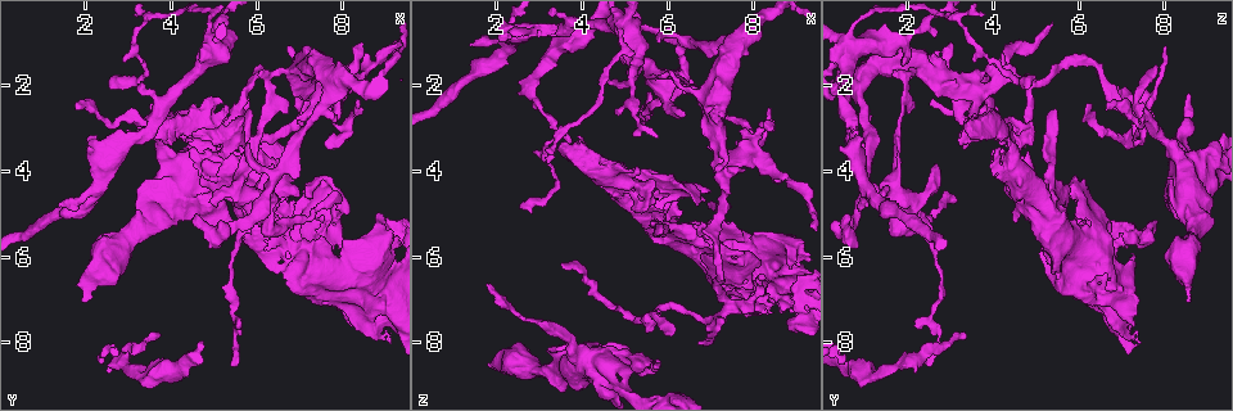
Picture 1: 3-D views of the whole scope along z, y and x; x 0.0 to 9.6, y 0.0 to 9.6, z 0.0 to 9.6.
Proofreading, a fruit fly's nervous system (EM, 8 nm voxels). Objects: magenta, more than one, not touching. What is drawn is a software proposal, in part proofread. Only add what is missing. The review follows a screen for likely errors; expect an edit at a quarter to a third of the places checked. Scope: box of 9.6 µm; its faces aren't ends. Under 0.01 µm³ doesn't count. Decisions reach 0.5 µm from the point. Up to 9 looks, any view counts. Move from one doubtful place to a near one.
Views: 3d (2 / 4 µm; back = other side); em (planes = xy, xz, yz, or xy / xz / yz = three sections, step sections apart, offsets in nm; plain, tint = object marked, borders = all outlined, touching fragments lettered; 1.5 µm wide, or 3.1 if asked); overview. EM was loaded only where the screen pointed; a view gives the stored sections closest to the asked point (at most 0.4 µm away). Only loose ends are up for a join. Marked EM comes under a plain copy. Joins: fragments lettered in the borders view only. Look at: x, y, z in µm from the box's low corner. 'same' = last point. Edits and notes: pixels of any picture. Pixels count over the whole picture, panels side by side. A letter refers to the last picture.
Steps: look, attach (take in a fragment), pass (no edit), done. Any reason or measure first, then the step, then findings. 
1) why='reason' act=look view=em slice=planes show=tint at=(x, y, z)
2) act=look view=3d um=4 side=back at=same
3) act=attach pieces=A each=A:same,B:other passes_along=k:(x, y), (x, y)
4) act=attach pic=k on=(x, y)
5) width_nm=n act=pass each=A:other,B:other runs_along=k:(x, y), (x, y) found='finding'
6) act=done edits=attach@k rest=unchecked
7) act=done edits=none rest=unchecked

why='tapers out' act=look view=em slice=planes show=tint at=(8.20, 1.40, 6.55)

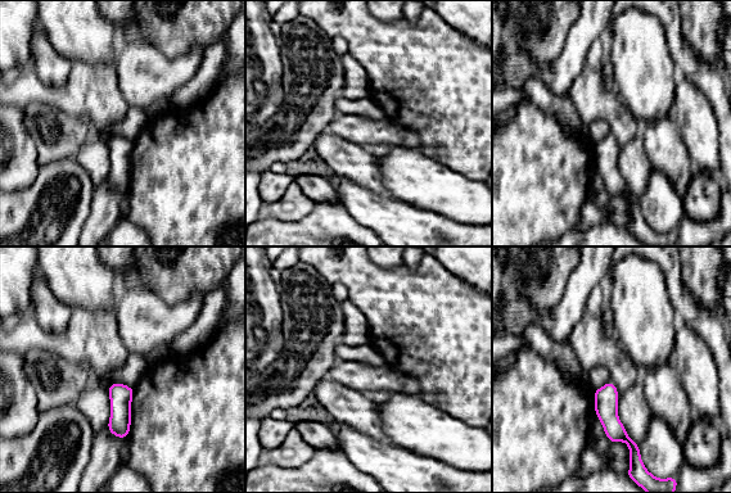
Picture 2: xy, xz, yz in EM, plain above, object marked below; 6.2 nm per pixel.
act=look view=em slice=planes show=borders at=same

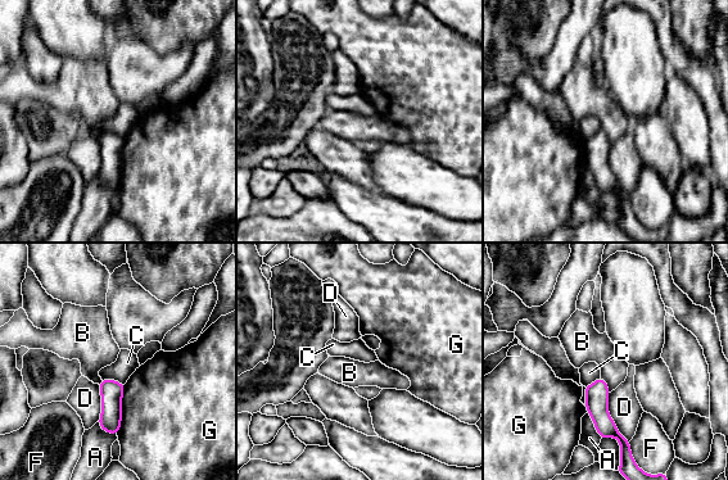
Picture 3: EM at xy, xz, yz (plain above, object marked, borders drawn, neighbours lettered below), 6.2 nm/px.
act=pass each=A:other,B:other,C:other,D:other,F:other,G:other border=3:(601, 375), (610, 392) found='none of them fits'

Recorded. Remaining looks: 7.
why='an open end' act=look view=em slice=planes show=borders at=(5.70, 2.25, 8.55)

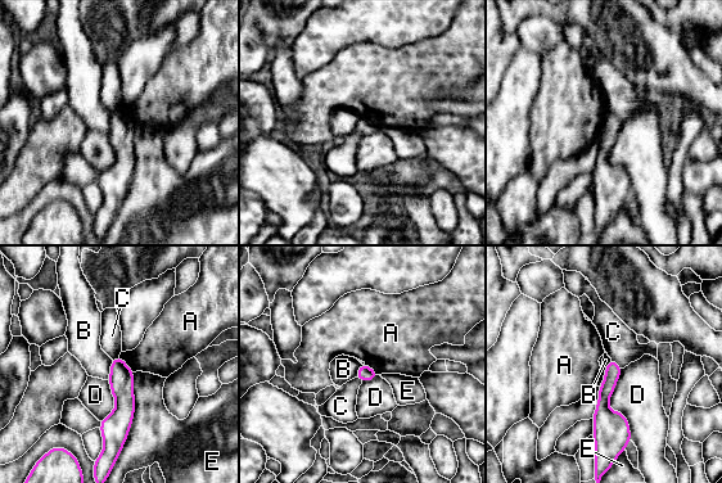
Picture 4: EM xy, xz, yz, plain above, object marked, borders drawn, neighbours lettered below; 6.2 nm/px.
width_nm=100 act=pass each=A:other,B:other,C:other,D:other,E:other border=4:(610, 359), (599, 387) found='no lettered fragment goes on from it'

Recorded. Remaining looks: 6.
why='branch stops here' act=look view=em slice=planes show=borders at=(2.00, 7.00, 8.50)

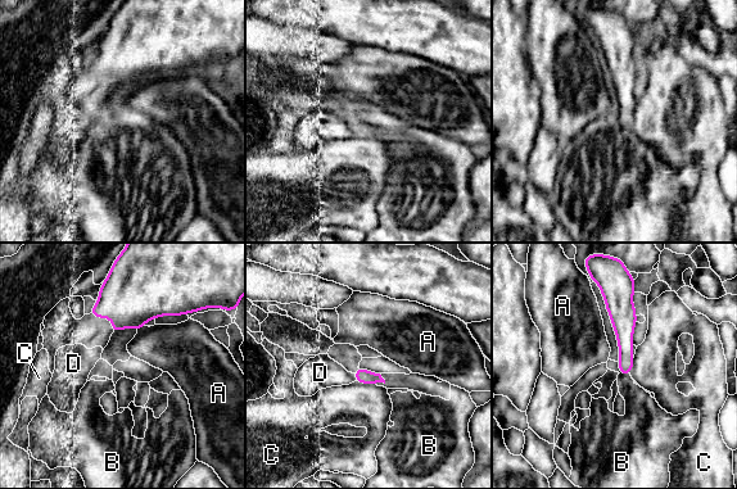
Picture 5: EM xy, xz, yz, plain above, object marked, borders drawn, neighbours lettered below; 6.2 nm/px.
act=attach pieces=D each=A:other,B:other,C:other,D:same passes_along=5:(362, 376), (355, 376), (320, 372) found='it goes on there'

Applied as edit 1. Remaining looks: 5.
act=look view=overview

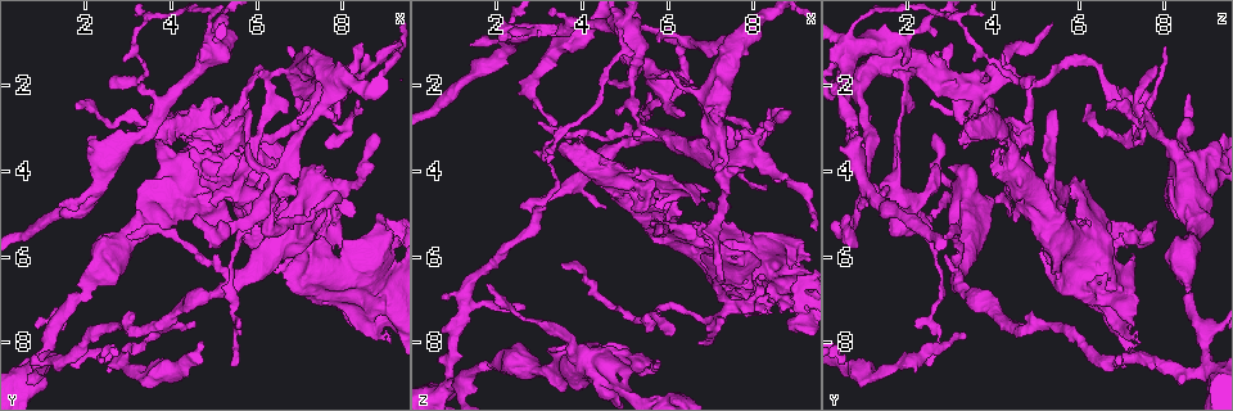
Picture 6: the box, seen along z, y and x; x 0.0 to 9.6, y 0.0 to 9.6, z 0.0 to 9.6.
why='tapers out' act=look view=3d um=2 at=(4.75, 0.85, 2.60)

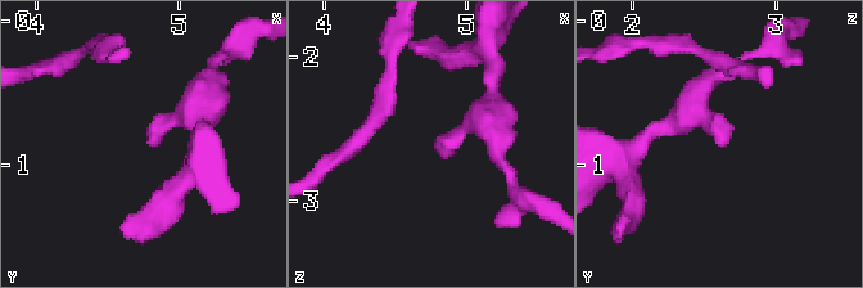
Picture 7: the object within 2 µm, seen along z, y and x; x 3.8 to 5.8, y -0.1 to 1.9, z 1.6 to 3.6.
why='need the tissue' act=look view=em slice=planes show=borders at=(4.84, 0.84, 2.56)

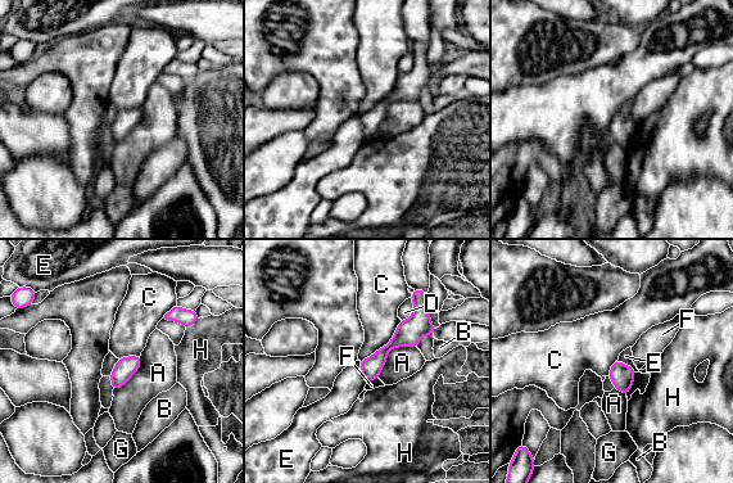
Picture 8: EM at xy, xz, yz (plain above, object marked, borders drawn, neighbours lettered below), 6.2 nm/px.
width_nm=130 act=pass each=A:other,B:other,C:other,D:other,E:other,F:other,G:other,H:other runs_along=8:(425, 316), (381, 353), (367, 379) found='no lettered fragment goes on from it'

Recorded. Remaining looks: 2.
act=done edits=attach@5 rest=unchecked

